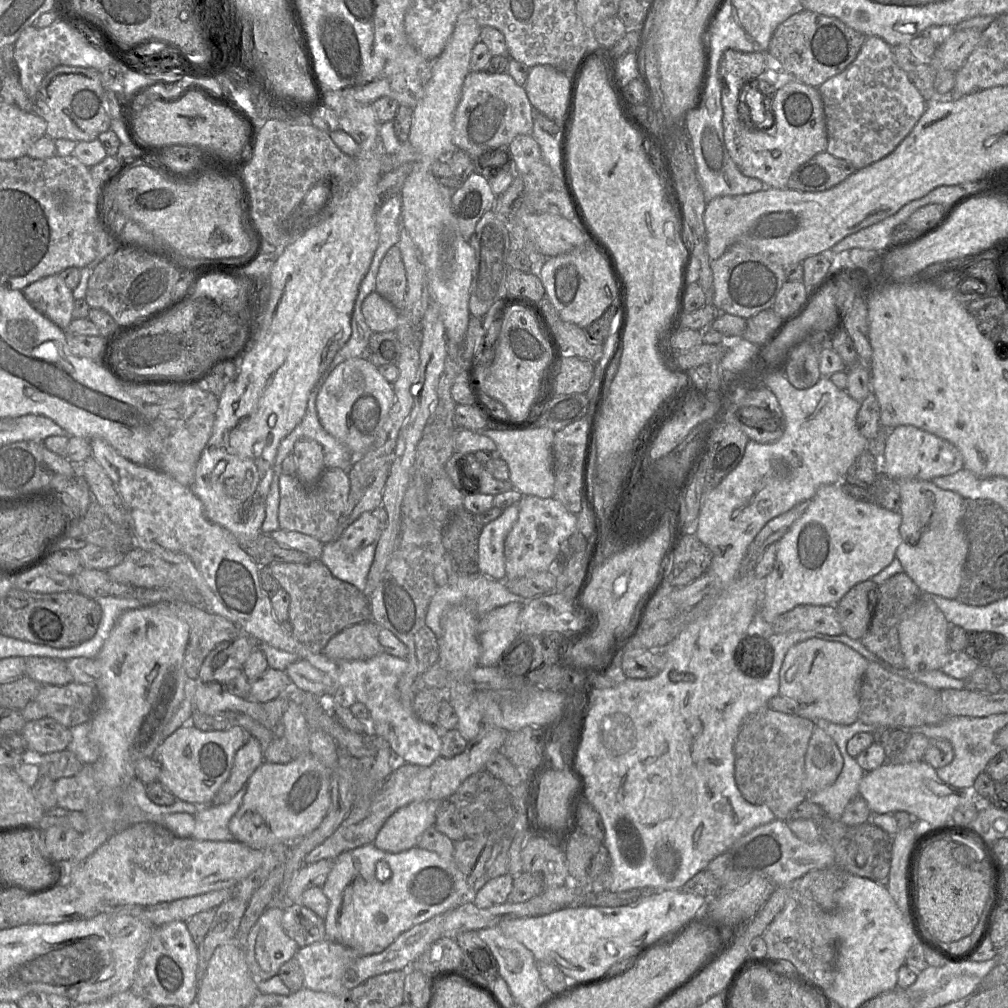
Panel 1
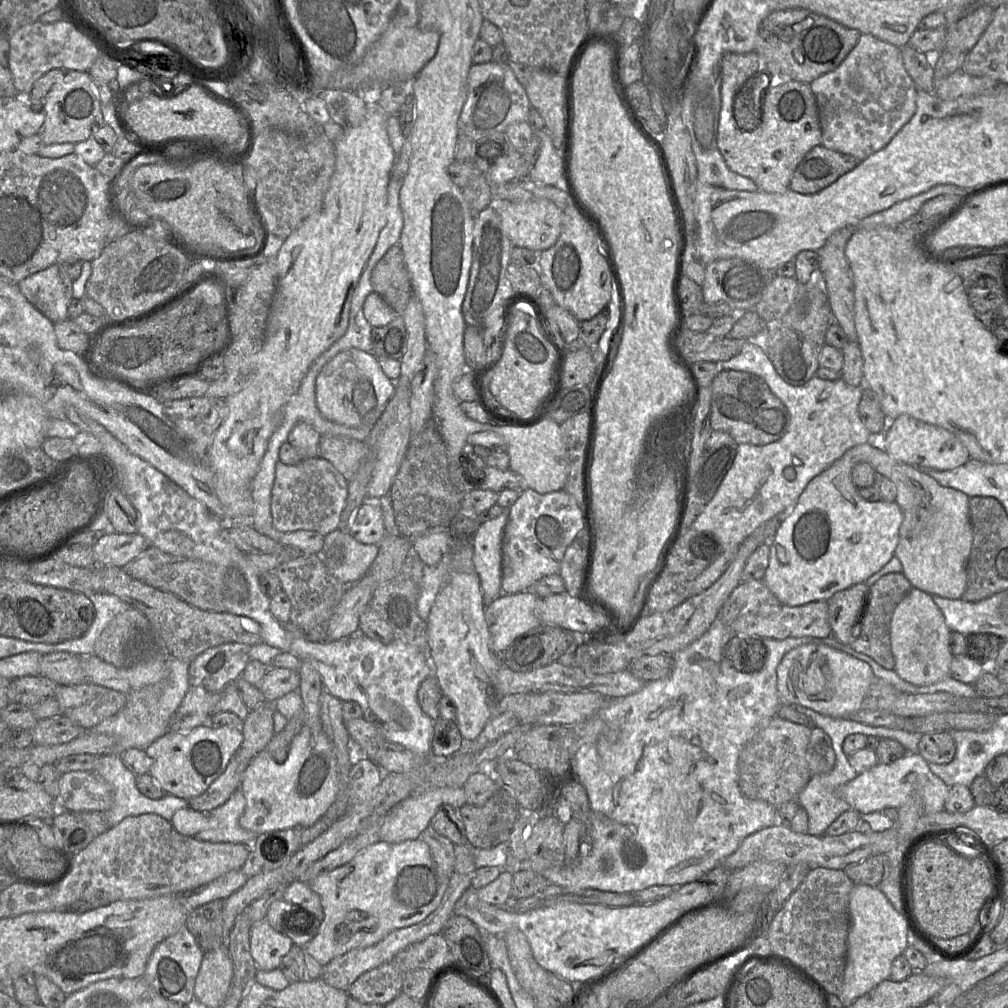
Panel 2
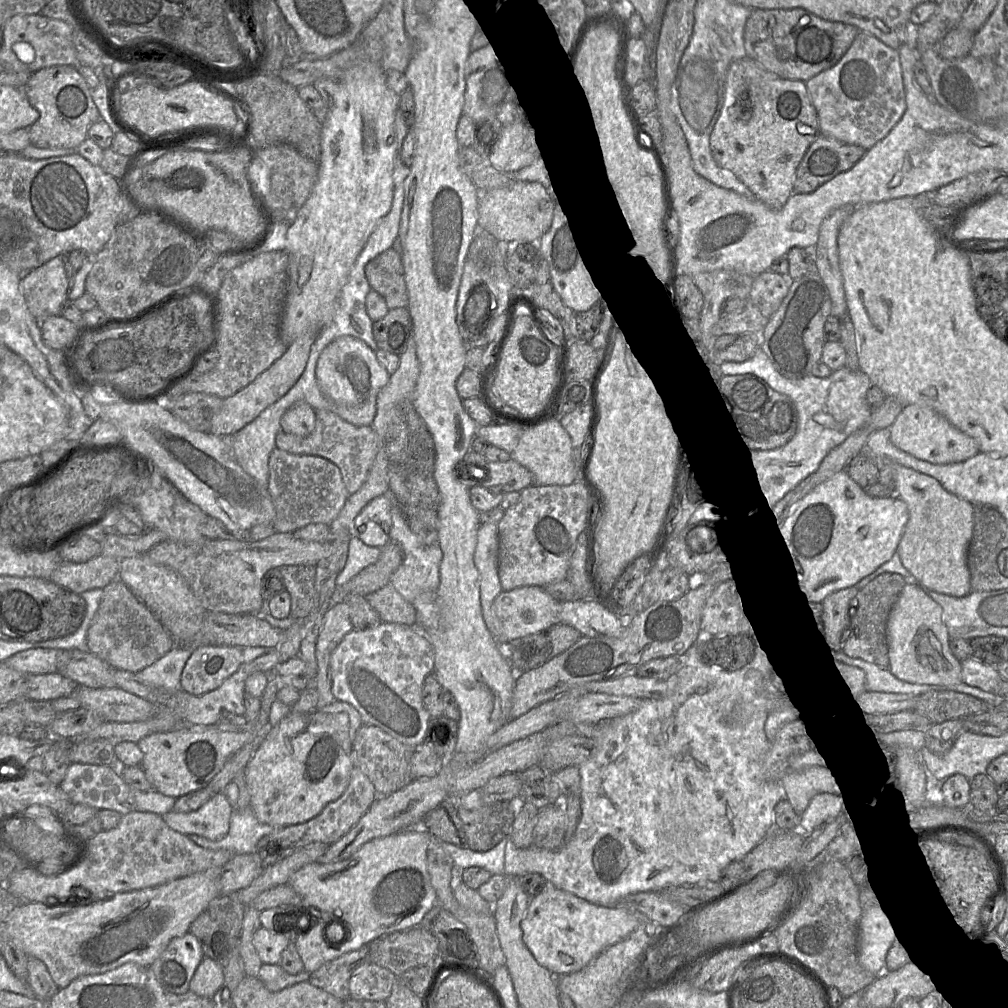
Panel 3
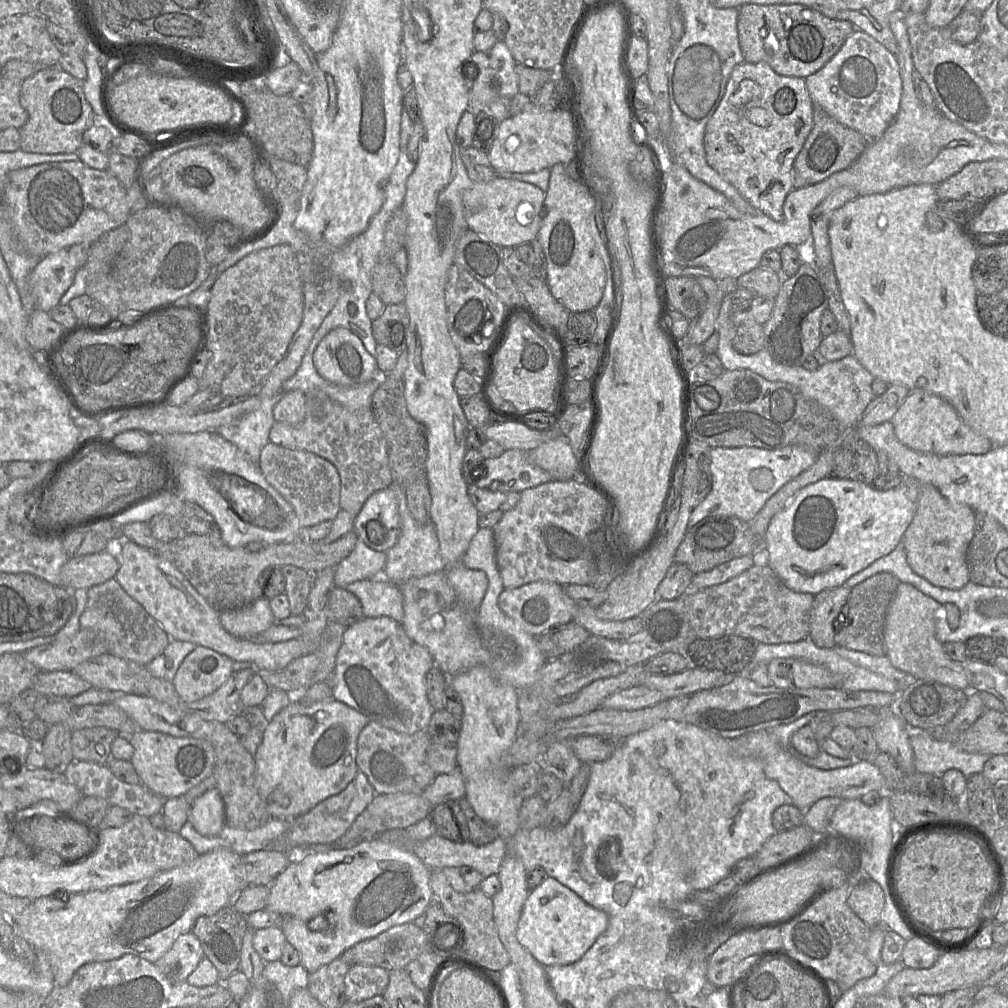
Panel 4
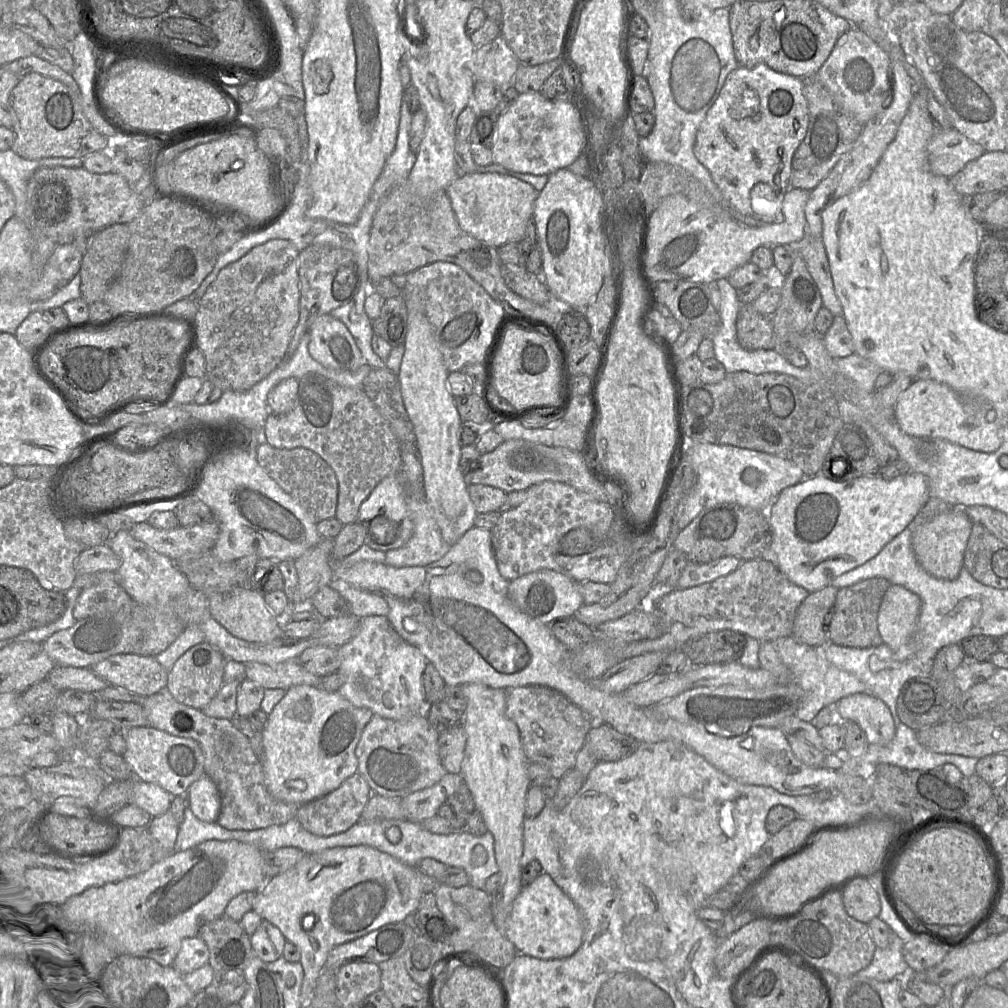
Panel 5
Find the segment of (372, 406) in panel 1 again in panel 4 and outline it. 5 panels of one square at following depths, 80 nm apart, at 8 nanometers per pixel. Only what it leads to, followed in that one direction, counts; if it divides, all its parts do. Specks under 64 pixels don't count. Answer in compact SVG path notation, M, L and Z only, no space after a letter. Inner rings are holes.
M342 327L335 328L324 336L313 354L313 363L321 377L340 386L382 378L385 374L380 372L376 358L365 349L362 341L350 330Z

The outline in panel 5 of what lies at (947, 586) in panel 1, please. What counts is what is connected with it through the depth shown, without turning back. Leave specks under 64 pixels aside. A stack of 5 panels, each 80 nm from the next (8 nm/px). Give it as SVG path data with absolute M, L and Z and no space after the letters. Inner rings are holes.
M964 508L947 509L919 526L912 536L912 547L921 567L930 575L954 580L964 567L964 553L973 528L973 522Z

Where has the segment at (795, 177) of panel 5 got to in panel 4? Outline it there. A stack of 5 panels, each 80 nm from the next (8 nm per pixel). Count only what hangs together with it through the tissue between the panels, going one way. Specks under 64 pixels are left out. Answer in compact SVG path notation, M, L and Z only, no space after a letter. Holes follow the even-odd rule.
M814 105L813 120L813 128L793 164L794 189L817 184L832 174L850 167L869 144L866 137L839 123L819 106Z

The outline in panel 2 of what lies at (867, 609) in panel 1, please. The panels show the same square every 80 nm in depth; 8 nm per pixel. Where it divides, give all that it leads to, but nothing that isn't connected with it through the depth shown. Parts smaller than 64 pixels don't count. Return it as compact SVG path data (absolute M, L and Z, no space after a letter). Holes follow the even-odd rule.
M861 582L836 592L826 601L831 635L842 644L848 645L854 639L852 630L860 618L869 588Z

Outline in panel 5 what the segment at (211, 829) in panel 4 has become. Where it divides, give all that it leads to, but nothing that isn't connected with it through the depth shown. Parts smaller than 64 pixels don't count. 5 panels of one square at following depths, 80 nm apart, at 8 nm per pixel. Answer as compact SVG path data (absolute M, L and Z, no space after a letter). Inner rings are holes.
M204 774L187 789L188 807L196 818L203 822L216 822L220 809L221 797L217 786Z

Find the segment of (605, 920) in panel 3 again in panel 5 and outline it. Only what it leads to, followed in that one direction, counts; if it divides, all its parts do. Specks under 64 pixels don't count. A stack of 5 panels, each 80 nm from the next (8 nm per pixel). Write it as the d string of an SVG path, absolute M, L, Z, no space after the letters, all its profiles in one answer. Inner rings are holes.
M546 872L522 887L507 919L506 937L514 944L517 952L544 960L567 958L573 955L581 946L583 933L583 918L579 909Z

